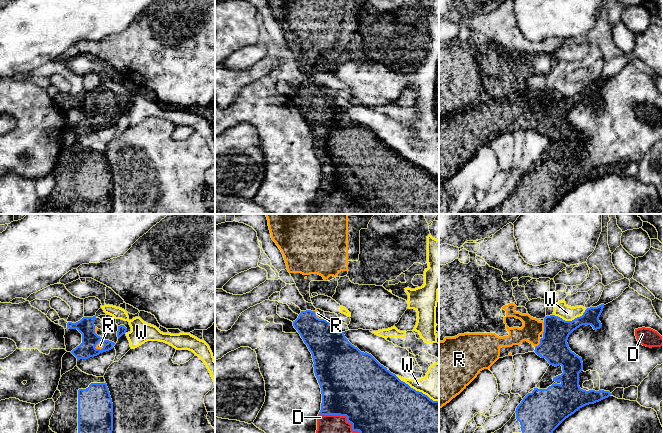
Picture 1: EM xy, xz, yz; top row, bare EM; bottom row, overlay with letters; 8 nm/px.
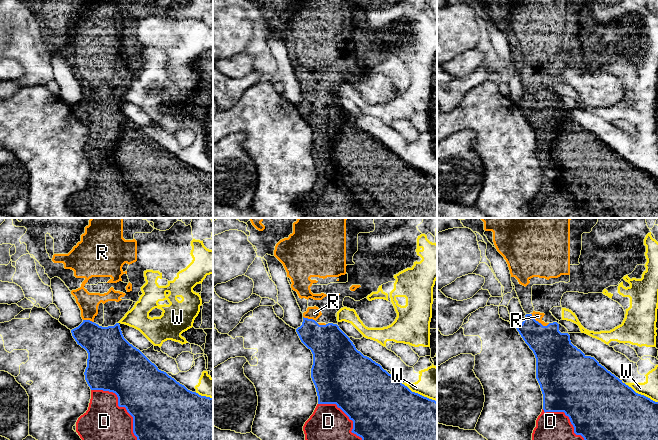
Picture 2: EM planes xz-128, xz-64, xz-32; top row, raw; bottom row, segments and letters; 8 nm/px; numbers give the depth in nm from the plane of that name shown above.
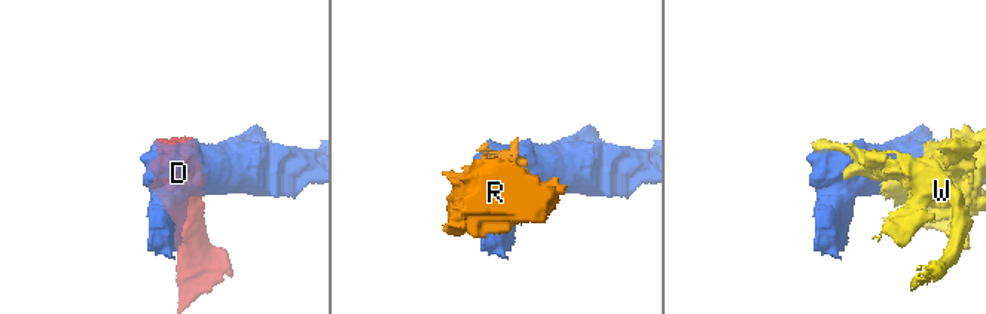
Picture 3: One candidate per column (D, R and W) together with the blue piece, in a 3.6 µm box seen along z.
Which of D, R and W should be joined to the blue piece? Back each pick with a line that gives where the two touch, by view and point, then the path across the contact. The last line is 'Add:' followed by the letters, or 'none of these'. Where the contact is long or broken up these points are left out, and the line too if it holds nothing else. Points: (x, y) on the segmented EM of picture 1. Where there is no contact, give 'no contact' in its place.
D: contact xz (343, 415)
R: contact yz (544, 328); way yz (553, 346), (553, 337), (544, 328), (532, 328)
Add: D, R

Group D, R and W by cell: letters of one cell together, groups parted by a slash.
D R / W

